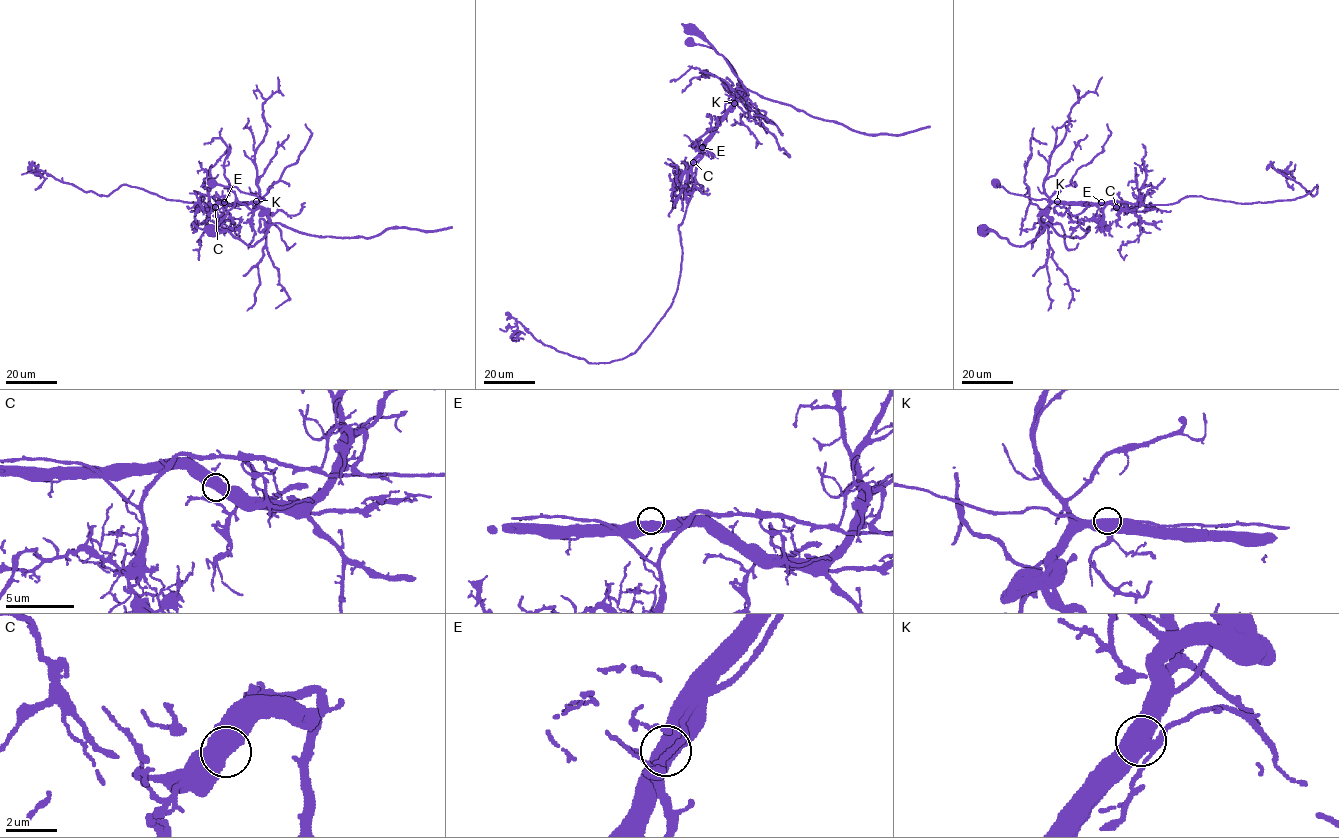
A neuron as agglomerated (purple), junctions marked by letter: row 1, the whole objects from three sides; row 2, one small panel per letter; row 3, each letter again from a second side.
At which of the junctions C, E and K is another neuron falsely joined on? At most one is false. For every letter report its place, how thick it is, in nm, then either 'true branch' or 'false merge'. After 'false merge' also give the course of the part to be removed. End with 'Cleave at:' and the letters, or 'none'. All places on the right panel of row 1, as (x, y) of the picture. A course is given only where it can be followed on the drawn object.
C: (1116, 207) | 600 nm | true branch
E: (1101, 202) | 550 nm | true branch
K: (1057, 201) | 600 nm | false merge | (1057, 201), (1102, 210), (1109, 201), (1263, 202), (1316, 185), (1317, 192), (1276, 169), (1293, 190)
Cleave at: K

